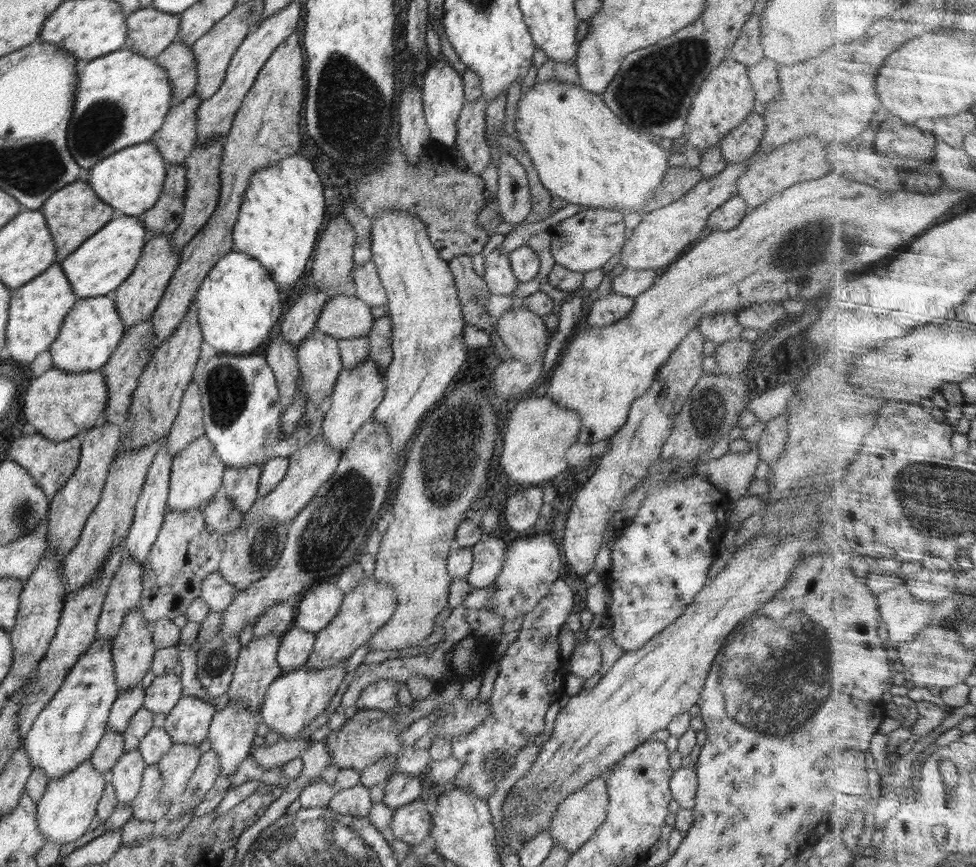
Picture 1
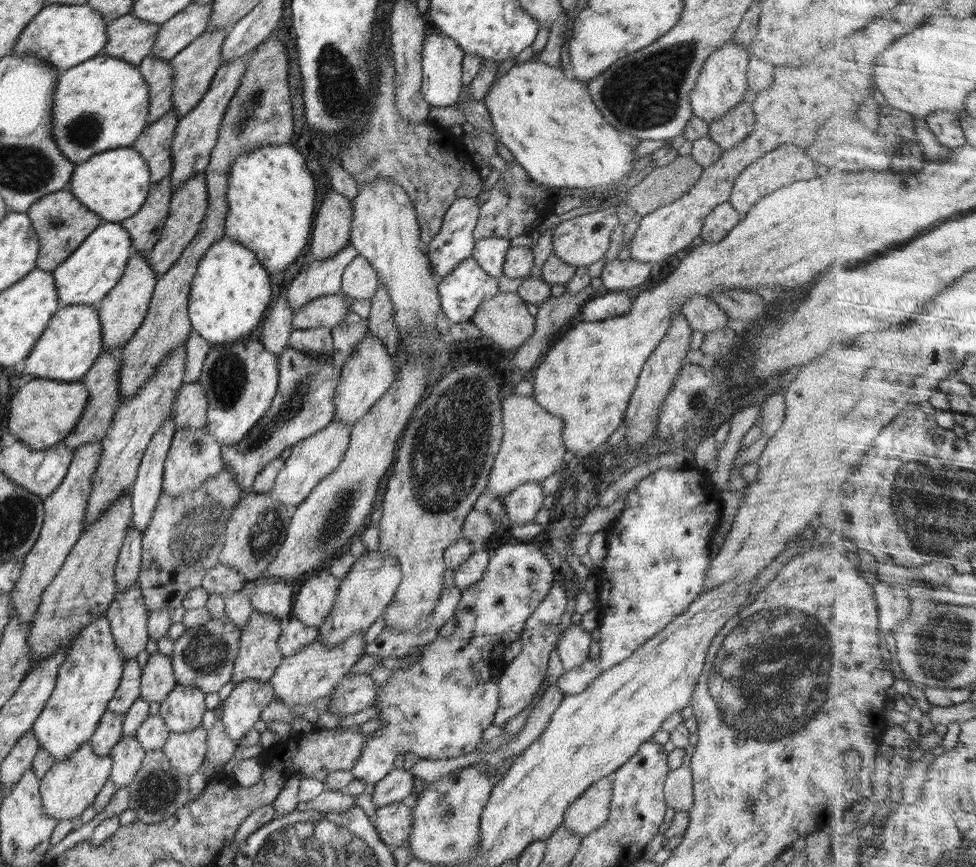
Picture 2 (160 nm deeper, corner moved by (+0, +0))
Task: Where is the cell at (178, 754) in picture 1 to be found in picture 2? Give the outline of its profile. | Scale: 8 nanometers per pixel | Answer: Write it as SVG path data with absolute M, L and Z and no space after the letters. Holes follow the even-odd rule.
M202 725L194 730L175 733L169 731L163 746L166 758L174 768L182 771L188 778L201 770L207 754L207 730Z

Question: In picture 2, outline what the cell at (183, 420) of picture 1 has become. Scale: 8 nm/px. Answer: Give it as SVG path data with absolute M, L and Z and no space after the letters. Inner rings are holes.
M184 384L181 386L174 400L173 411L173 422L175 432L178 430L184 430L184 428L200 430L200 428L206 427L206 410L207 410L207 398L205 394L204 387L198 384Z

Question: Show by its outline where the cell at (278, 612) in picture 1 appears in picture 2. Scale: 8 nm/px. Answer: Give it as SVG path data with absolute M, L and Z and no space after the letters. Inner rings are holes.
M260 578L251 580L253 595L249 598L254 611L274 615L285 622L291 616L295 599L293 585L282 579Z

